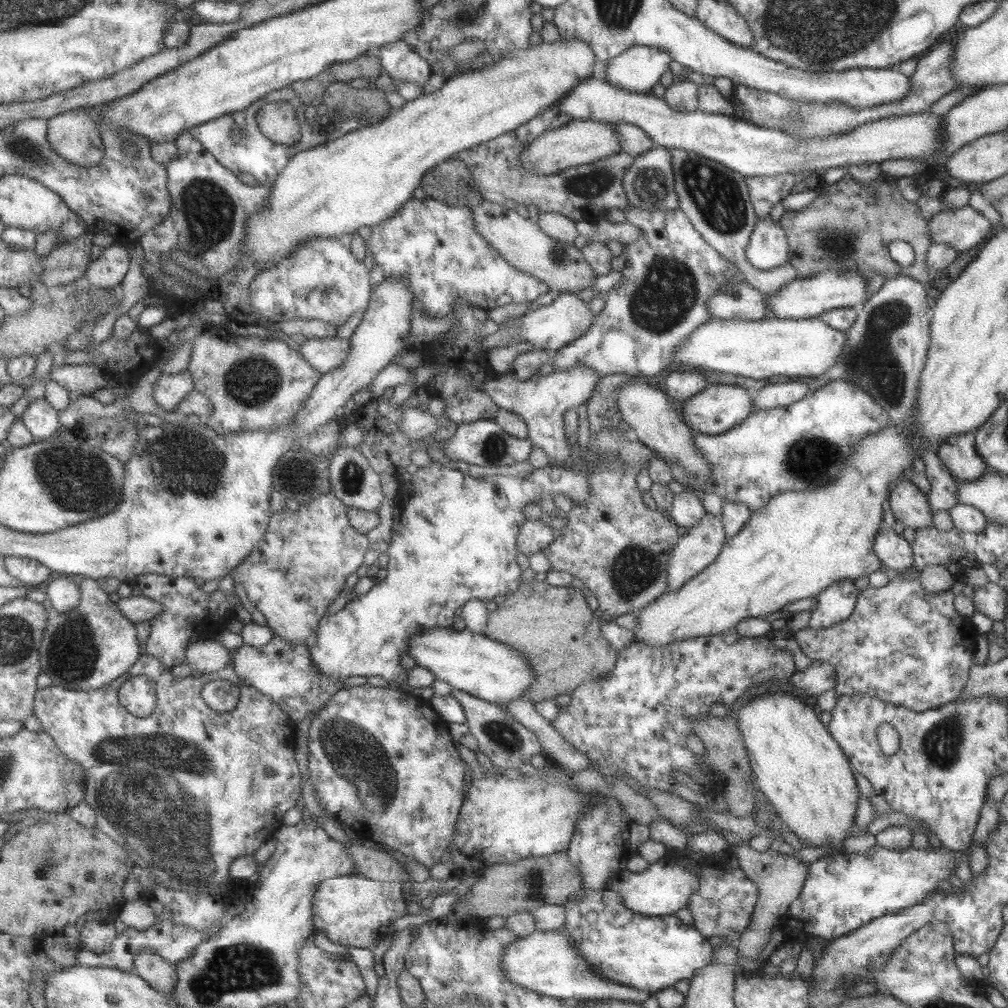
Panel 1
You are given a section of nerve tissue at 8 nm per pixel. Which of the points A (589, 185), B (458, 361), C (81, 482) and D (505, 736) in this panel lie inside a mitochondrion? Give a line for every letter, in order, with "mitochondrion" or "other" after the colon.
A: mitochondrion
B: other
C: mitochondrion
D: mitochondrion

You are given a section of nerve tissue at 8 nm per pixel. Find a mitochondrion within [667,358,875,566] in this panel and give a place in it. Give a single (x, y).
(813, 460)

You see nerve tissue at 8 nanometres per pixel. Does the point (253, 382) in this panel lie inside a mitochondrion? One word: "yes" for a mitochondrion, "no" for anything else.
yes

